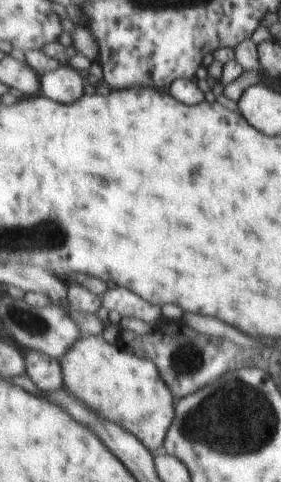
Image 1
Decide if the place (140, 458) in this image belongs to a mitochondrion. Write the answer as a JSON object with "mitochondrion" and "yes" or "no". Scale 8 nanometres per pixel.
{"mitochondrion":"no"}

